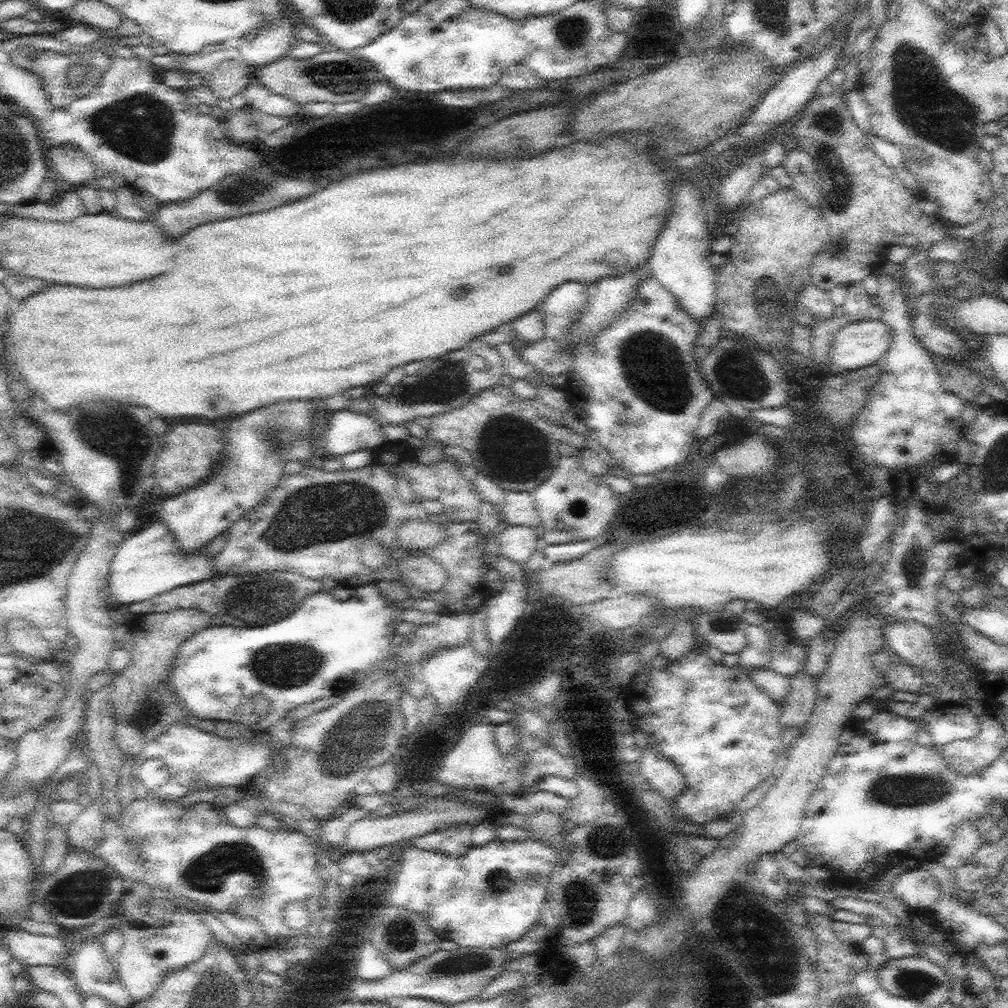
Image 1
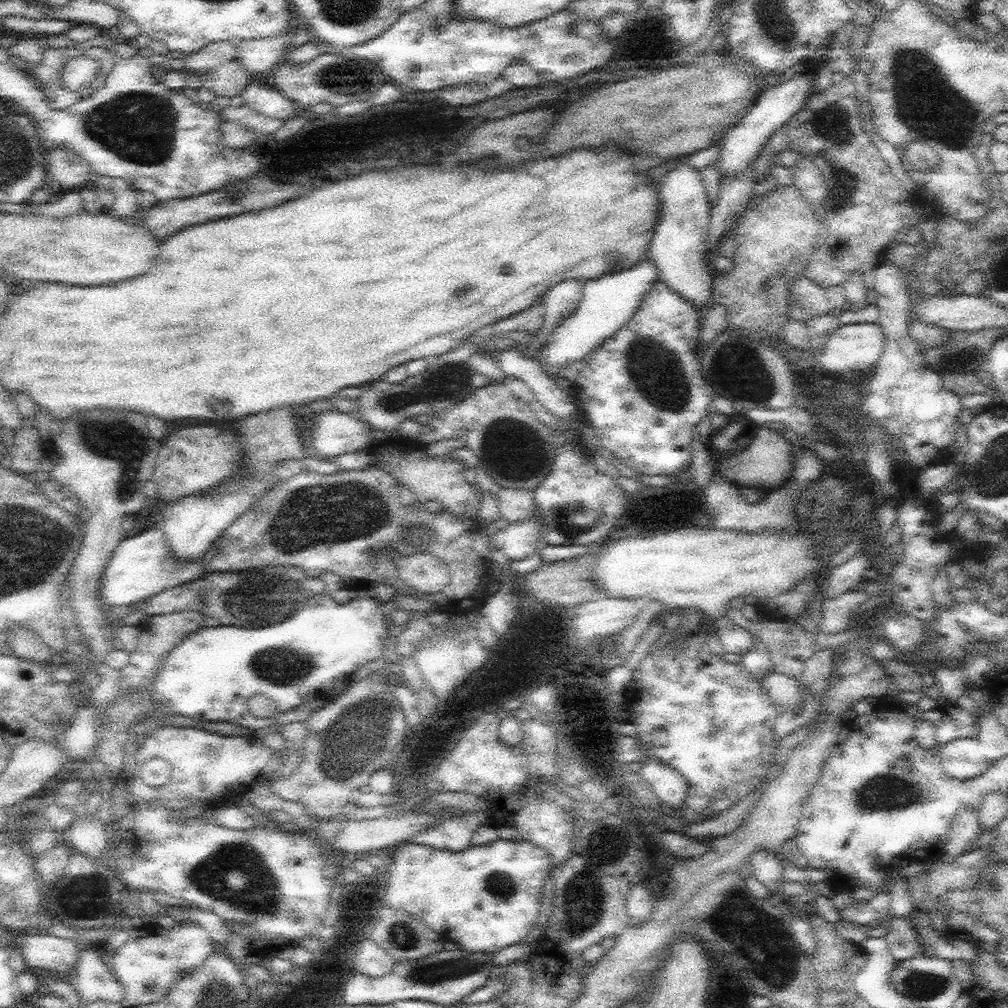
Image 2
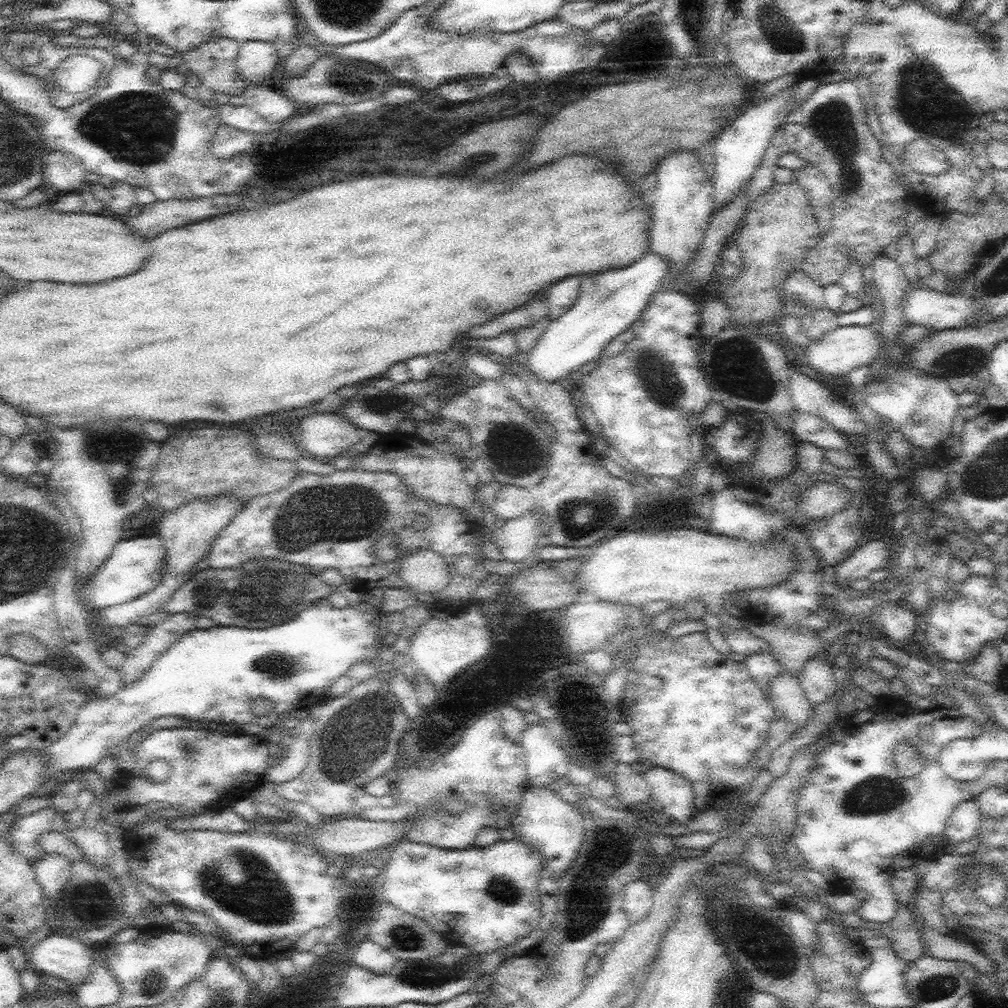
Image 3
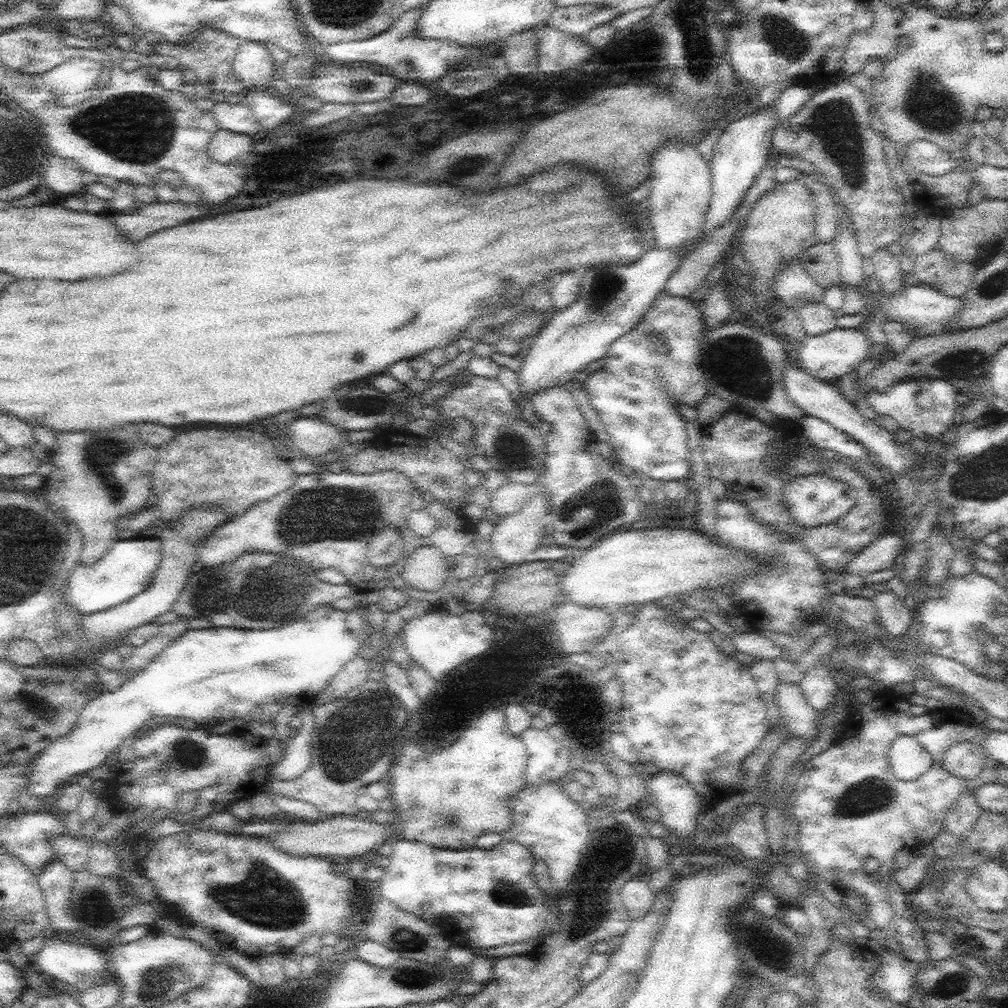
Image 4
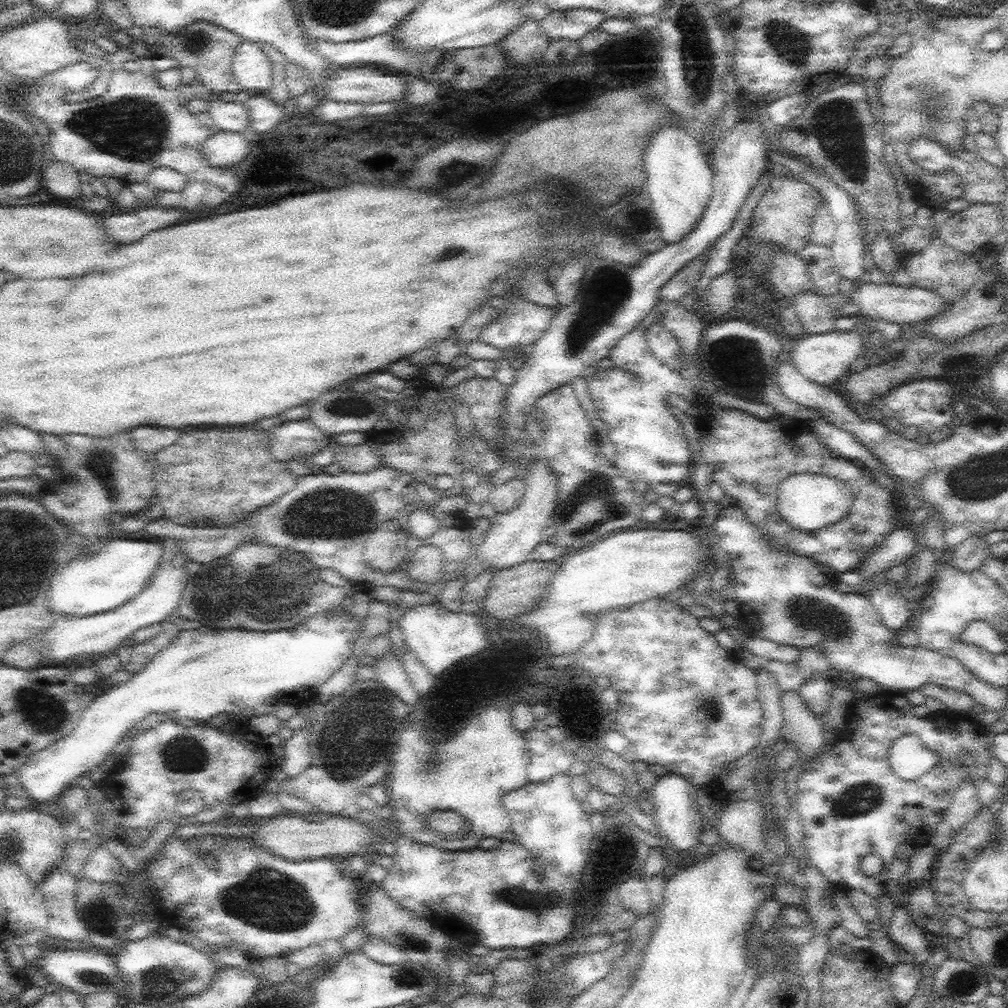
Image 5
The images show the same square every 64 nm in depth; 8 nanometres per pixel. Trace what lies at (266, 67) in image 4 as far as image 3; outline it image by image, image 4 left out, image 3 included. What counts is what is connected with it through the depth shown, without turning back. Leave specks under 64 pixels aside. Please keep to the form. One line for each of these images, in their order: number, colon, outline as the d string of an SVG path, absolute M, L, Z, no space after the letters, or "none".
3: M245 42L239 48L235 66L247 86L259 86L275 80L277 60L273 42Z

